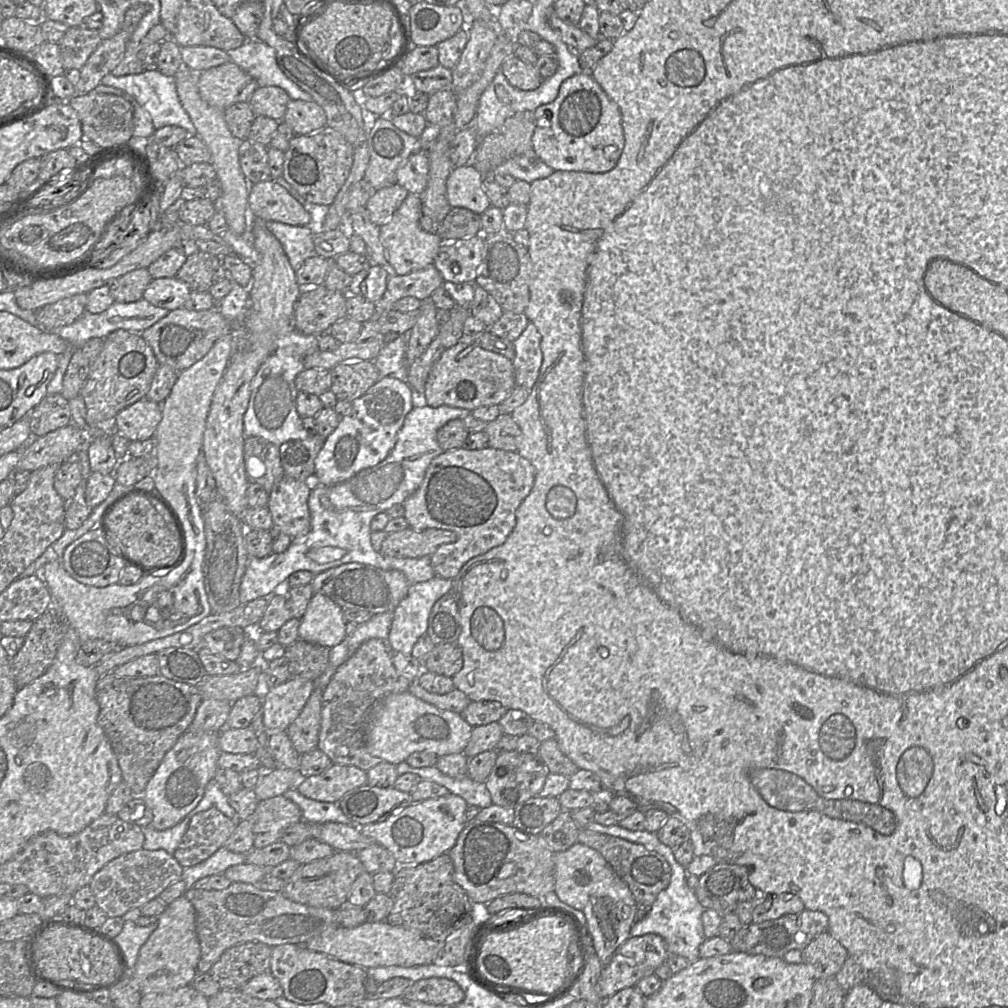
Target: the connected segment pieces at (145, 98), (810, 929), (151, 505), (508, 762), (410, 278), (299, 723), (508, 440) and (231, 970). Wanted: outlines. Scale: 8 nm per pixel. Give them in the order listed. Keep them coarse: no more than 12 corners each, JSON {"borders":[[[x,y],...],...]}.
{"borders":[[[158,70],[101,84],[134,97],[155,129],[196,128],[178,97],[174,77]],[[805,909],[750,923],[732,952],[782,958],[827,932],[826,914]],[[131,494],[105,515],[124,551],[146,567],[179,561],[172,518]],[[499,752],[485,785],[492,804],[515,808],[549,773],[537,754]],[[434,264],[391,274],[376,315],[404,297],[430,300],[444,280]],[[323,691],[286,730],[300,755],[317,748]],[[510,414],[487,423],[488,447],[517,452],[521,430]],[[251,941],[206,972],[221,990],[241,990],[270,972],[272,947]]]}

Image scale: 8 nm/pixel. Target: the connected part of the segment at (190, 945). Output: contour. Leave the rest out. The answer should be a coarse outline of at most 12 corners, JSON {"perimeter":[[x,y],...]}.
{"perimeter":[[183,895],[158,917],[133,978],[142,995],[191,984],[196,911]]}

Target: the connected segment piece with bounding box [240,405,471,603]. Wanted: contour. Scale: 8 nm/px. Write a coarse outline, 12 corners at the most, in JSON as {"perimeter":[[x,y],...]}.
{"perimeter":[[414,406],[383,461],[313,484],[310,531],[250,558],[241,603],[300,570],[391,569],[371,520],[403,504],[467,409]]}

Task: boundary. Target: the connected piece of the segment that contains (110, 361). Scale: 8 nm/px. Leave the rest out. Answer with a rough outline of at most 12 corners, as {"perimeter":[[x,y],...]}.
{"perimeter":[[141,334],[103,339],[80,391],[106,426],[144,399],[158,367]]}

